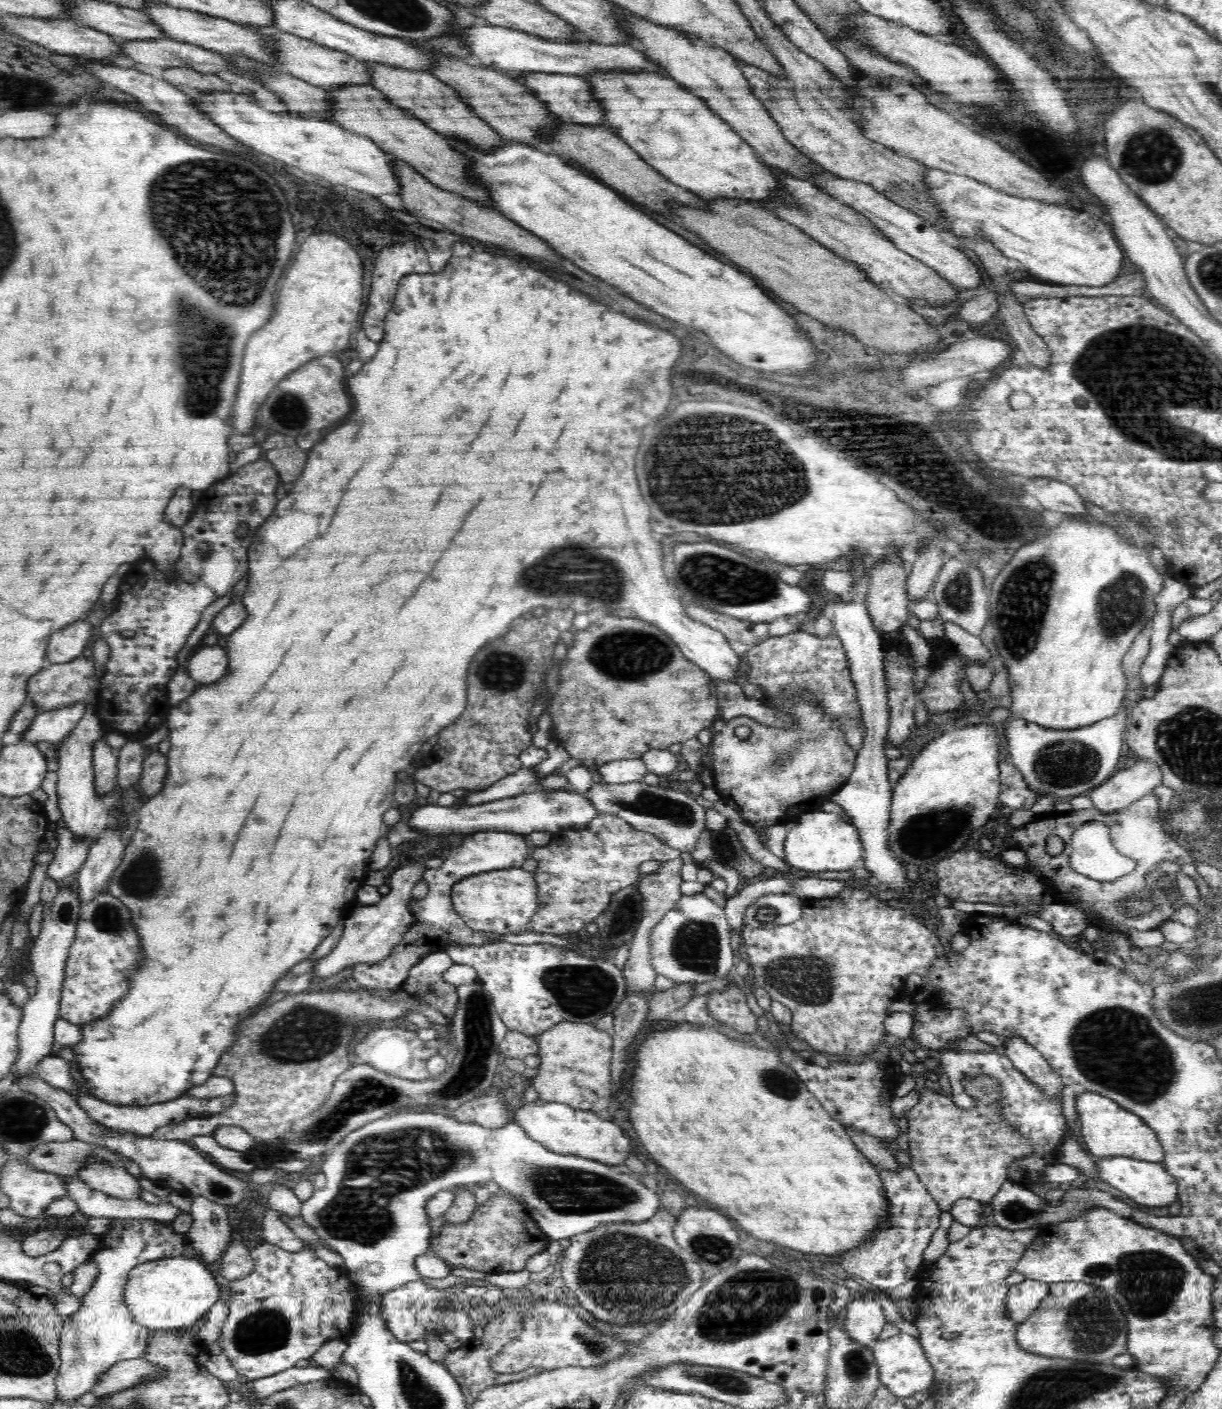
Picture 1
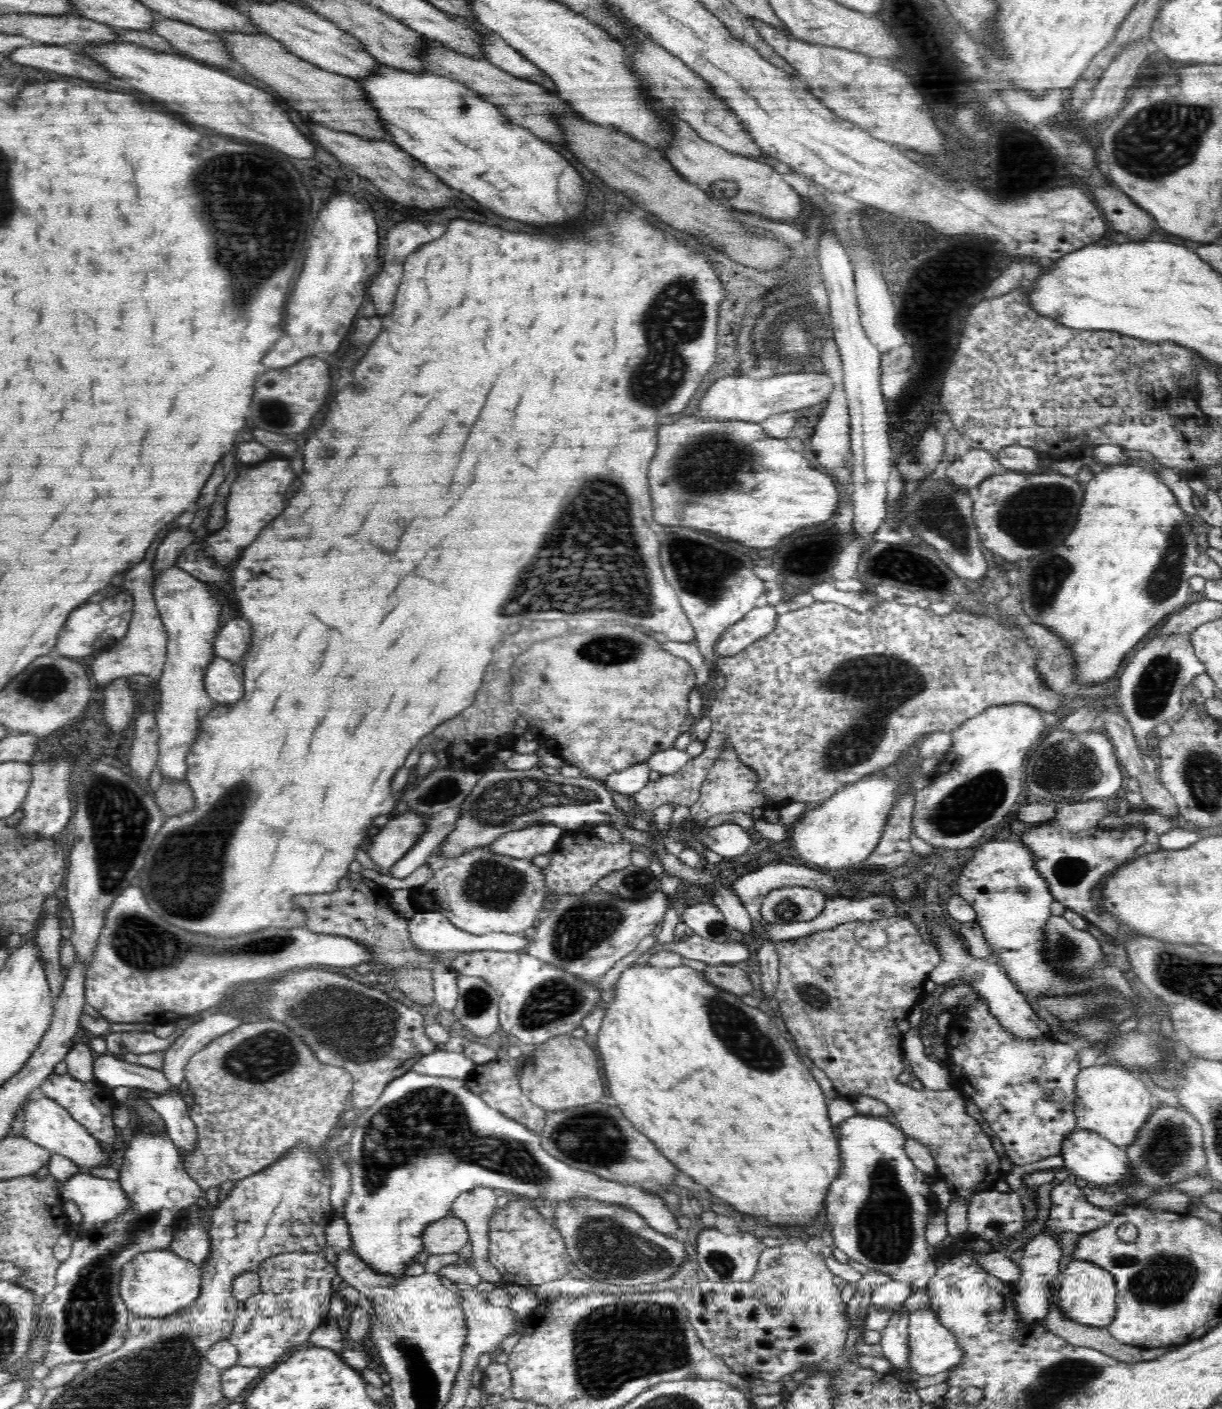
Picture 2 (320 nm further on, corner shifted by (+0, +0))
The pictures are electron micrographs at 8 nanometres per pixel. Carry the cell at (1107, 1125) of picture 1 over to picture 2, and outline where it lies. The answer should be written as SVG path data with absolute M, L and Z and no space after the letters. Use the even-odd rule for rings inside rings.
M1106 1063L1081 1068L1076 1079L1074 1114L1077 1127L1096 1132L1115 1146L1125 1149L1134 1143L1138 1130L1146 1124L1156 1101L1138 1074Z

